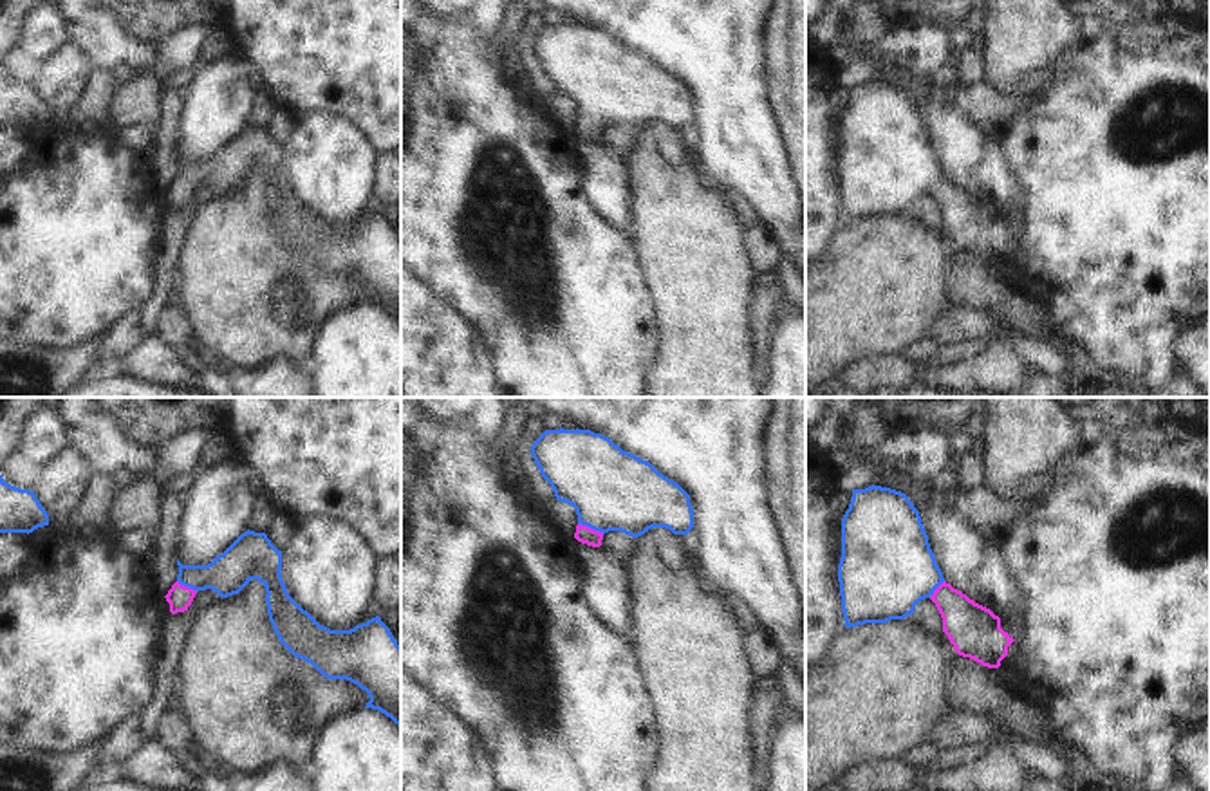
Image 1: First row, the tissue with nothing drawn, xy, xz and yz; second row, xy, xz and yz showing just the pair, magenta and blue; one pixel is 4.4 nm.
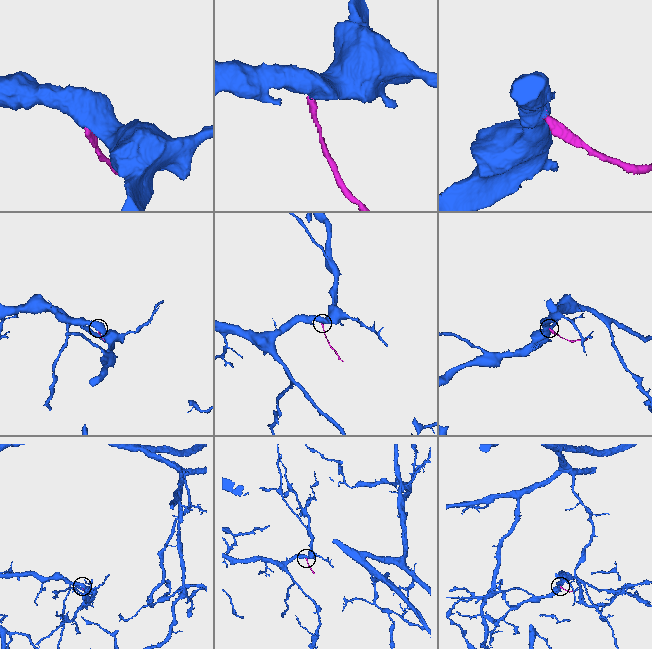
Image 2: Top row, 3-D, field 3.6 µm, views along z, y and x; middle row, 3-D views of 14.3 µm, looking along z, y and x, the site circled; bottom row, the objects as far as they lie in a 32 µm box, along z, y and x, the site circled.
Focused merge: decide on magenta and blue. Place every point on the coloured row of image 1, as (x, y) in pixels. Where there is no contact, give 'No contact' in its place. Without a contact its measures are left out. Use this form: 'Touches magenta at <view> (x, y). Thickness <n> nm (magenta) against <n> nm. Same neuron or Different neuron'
Touches magenta at xz (589, 528). Thickness 80 nm (magenta) against 360 nm. Same neuron

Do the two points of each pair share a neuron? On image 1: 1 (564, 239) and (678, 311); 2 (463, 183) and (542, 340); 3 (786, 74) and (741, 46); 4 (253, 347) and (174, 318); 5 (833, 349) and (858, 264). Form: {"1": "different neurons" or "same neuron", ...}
{"1": "different neurons", "2": "same neuron", "3": "different neurons", "4": "different neurons", "5": "same neuron"}

